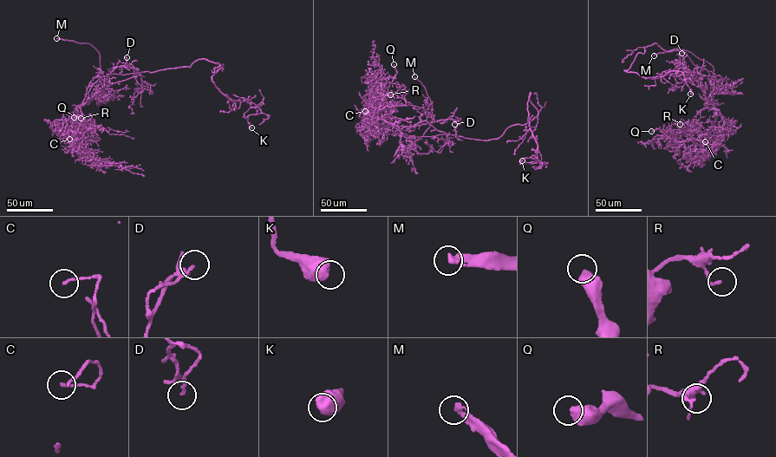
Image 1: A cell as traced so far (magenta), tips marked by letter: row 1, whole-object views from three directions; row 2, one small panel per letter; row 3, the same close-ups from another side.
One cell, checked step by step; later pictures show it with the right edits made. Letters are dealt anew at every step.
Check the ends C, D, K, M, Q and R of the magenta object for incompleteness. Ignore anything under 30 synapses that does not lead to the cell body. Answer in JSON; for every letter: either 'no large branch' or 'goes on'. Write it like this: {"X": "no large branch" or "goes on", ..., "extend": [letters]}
{"C": "no large branch", "D": "no large branch", "K": "no large branch", "M": "goes on", "Q": "no large branch", "R": "no large branch", "extend": ["M"]}

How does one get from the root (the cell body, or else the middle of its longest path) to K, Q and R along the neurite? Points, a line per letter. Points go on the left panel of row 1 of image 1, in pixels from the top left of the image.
K: (153, 72), (201, 59), (216, 63), (222, 70), (211, 80), (219, 90), (260, 109), (248, 116), (251, 127)
Q: (153, 72), (98, 79), (73, 114), (74, 143), (80, 137), (74, 132), (81, 123), (74, 117)
R: (153, 72), (109, 75), (98, 79), (73, 114), (71, 135), (74, 143), (79, 133), (75, 124), (81, 118)

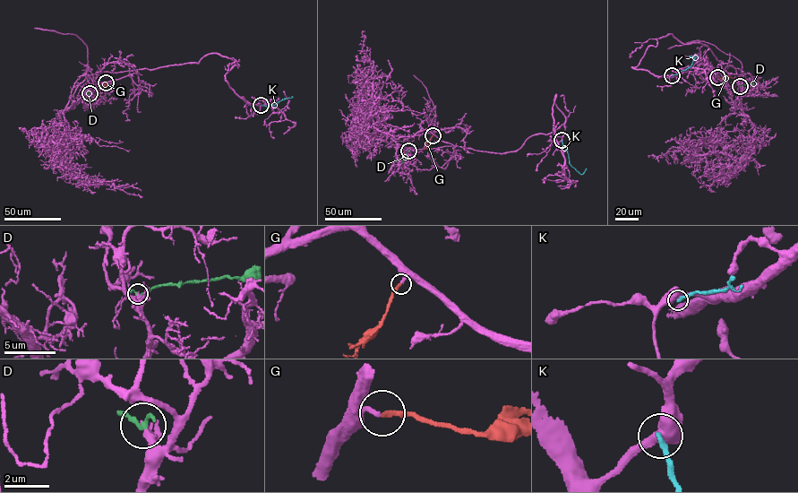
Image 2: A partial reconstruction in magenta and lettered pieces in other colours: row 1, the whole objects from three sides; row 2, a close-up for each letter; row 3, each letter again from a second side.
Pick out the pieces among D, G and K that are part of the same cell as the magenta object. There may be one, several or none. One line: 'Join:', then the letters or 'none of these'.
Join: G

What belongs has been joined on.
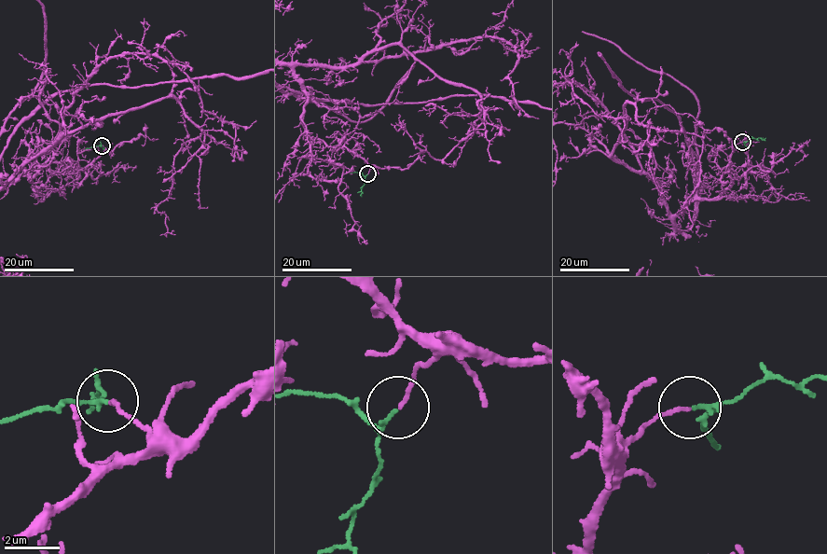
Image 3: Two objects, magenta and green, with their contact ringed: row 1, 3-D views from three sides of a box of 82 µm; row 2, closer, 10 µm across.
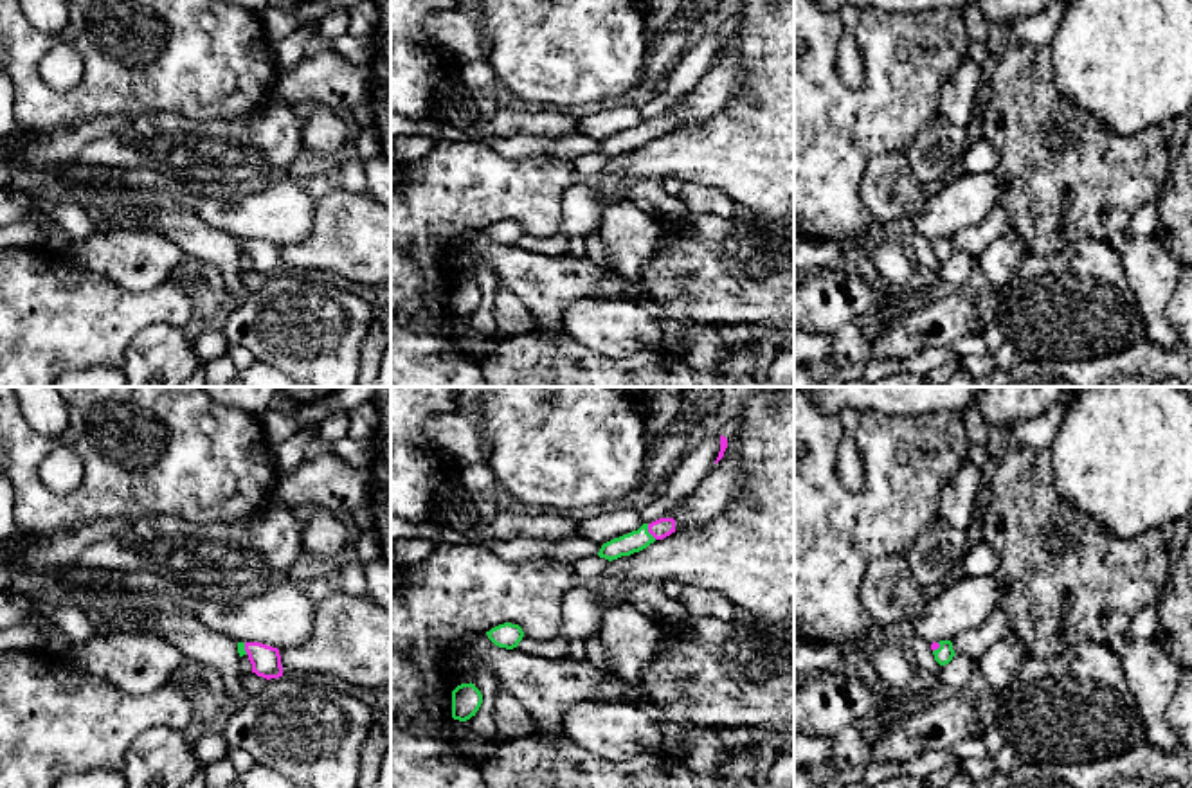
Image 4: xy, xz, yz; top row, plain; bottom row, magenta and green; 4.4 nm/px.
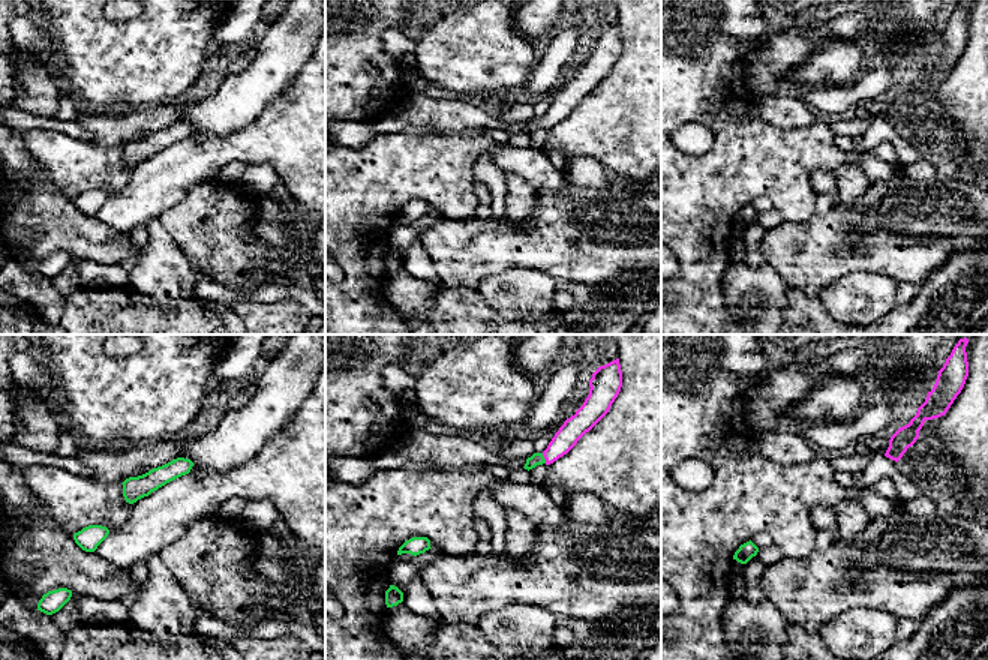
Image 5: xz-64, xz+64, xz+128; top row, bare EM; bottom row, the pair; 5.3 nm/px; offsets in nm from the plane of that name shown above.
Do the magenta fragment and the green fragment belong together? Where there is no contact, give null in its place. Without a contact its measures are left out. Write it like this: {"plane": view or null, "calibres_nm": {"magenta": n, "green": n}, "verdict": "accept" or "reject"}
{"plane": "xz", "calibres_nm": {"magenta": 90, "green": 90}, "verdict": "accept"}

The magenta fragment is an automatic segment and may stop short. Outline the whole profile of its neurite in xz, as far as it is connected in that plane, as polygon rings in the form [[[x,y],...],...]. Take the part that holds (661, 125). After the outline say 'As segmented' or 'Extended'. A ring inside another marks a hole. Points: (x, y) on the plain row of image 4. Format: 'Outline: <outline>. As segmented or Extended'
Outline: [[[659,115],[652,121],[643,121],[637,128],[614,135],[601,142],[598,153],[609,158],[618,157],[621,153],[630,153],[646,146],[655,137],[663,137],[675,130],[673,115]]]. Extended

